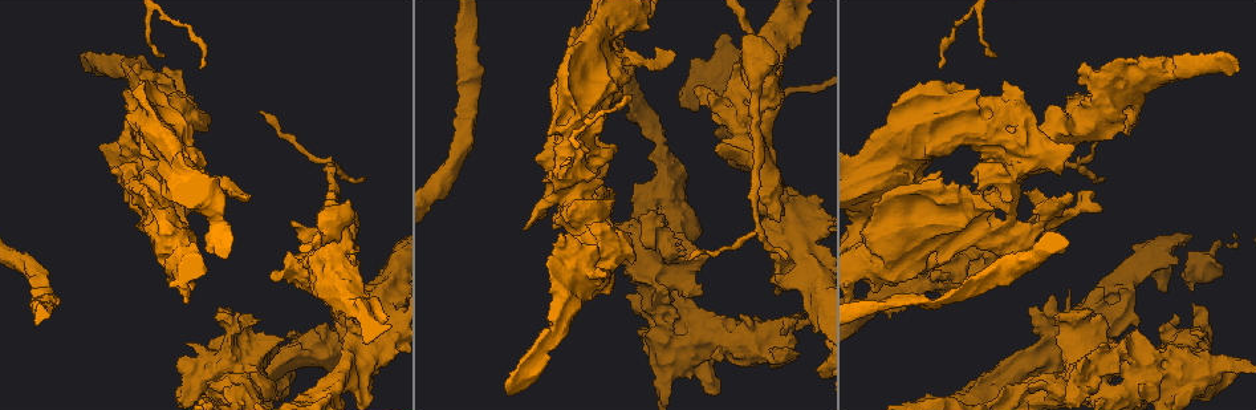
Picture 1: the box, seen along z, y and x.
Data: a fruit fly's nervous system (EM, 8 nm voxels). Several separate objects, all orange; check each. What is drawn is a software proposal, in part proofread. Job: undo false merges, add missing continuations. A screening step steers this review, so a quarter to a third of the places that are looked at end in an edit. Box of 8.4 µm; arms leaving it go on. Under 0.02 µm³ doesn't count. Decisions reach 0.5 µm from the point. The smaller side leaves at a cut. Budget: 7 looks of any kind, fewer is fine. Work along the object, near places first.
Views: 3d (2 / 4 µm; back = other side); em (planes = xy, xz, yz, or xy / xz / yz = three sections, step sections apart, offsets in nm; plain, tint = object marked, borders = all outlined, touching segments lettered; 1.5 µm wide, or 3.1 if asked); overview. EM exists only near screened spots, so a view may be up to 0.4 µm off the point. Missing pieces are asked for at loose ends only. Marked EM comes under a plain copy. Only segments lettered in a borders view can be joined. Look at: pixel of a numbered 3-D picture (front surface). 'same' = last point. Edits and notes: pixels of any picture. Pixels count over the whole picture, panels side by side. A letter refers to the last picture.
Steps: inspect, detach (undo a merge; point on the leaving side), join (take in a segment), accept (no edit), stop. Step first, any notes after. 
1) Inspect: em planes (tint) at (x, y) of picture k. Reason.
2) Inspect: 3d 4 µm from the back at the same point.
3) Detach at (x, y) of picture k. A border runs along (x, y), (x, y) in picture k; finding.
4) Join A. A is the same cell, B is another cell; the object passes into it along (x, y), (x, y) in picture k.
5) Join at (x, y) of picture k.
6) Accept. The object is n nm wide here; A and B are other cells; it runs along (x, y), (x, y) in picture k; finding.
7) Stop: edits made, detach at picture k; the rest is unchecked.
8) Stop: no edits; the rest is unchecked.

Inspect: em xy step 4 (tint) at (656, 251) of picture 1. Free end.

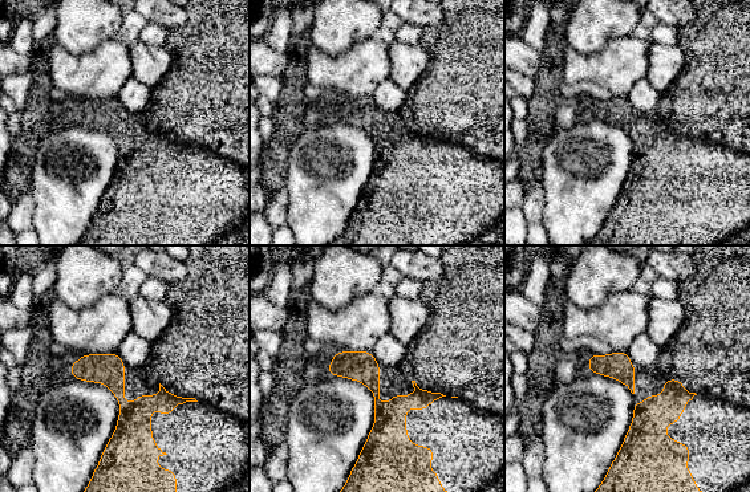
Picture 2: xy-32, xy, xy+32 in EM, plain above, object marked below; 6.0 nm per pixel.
Inspect: em planes (borders) at the same point.

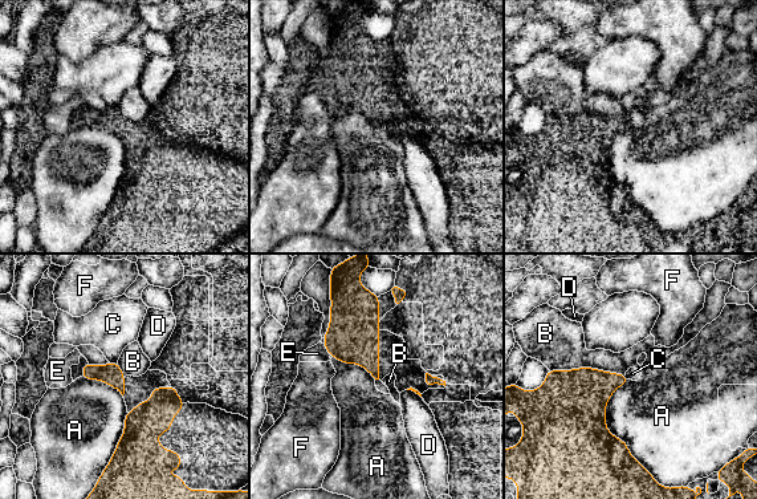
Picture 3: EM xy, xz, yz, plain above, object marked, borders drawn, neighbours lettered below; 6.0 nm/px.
Accept. A, B, C, D, E and F are other cells; a border runs along (629, 380), (606, 427), (650, 471) in picture 3; no lettered segment goes on from it.

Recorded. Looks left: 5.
Inspect: 3d 4 µm at (933, 274) of picture 1. An open end.

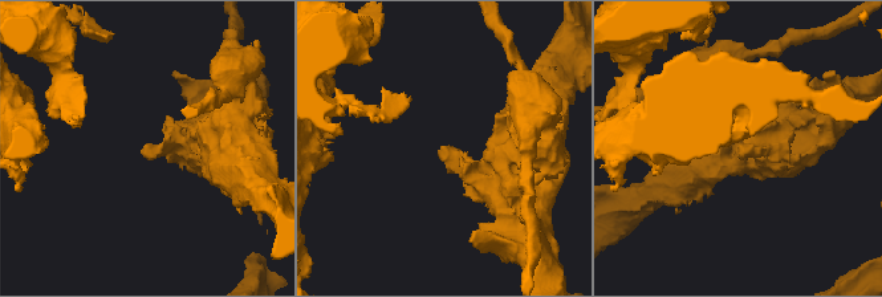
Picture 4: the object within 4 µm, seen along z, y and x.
Inspect: em planes (borders) at (741, 151) of picture 4. Now the EM.

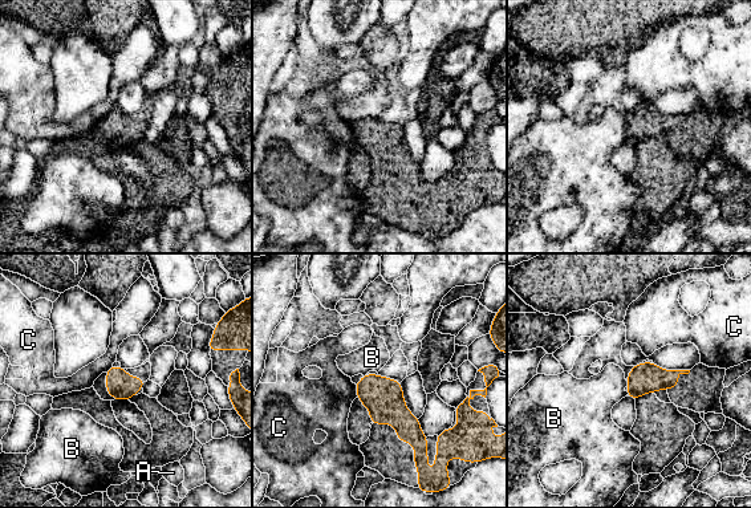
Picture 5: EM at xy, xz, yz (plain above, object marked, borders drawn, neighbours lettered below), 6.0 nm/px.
Accept. A, B and C are other cells; a border runs along (625, 381), (626, 386) in picture 5; no lettered segment goes on from it.

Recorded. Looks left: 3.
Inspect: em xz step 8 (tint) at (1067, 191) of picture 1.

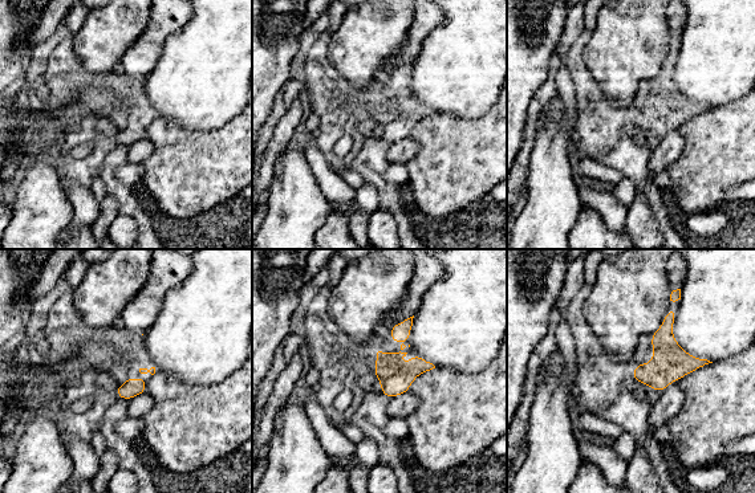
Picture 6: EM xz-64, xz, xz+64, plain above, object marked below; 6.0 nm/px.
Inspect: em planes (borders) at the same point.

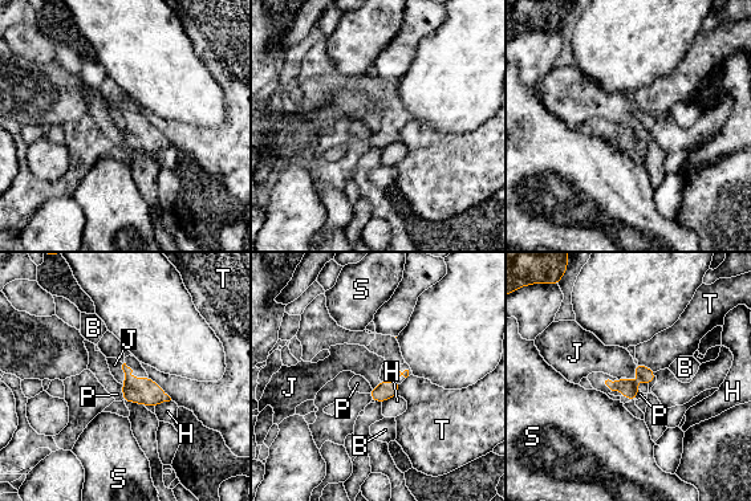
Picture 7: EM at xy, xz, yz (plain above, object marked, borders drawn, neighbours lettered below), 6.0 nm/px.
Accept. The object is 100 nm wide here; B, H, J, P, S and T are other cells; a border runs along (633, 363), (633, 371), (648, 387) in picture 7; no lettered segment goes on from it.

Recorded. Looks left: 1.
Stop: no edits; the rest is unchecked.

